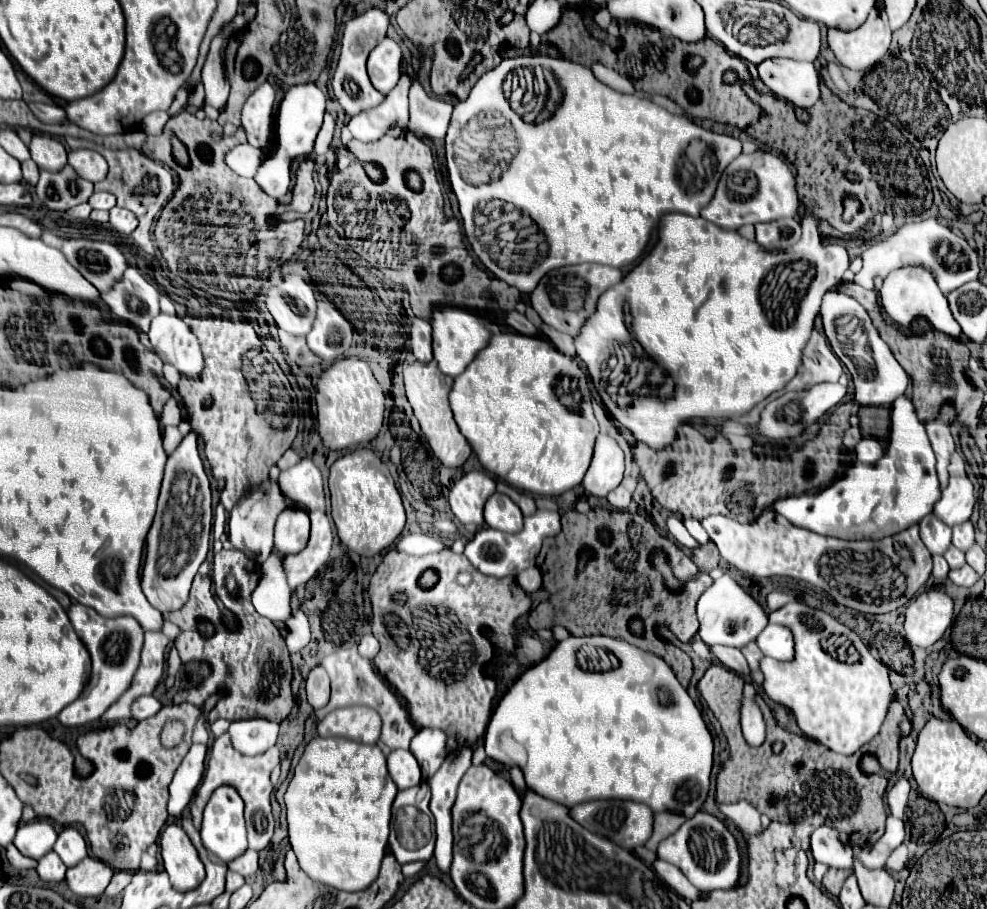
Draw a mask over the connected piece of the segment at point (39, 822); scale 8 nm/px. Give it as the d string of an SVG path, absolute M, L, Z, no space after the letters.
M34 819L26 825L22 825L14 837L14 845L24 855L30 855L32 859L40 859L46 855L56 841L56 831L46 819Z

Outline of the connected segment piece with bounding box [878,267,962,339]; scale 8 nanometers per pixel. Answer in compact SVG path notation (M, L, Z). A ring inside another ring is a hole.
M902 267L892 271L886 279L880 293L880 303L884 307L884 311L900 325L910 325L912 319L916 319L918 315L926 318L934 329L941 331L944 335L952 337L952 339L960 339L962 331L960 325L956 323L956 319L950 313L946 295L940 291L940 287L936 285L932 273L924 267Z

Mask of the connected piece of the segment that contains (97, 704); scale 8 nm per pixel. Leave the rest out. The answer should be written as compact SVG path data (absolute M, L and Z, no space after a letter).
M72 603L72 607L68 609L68 617L70 617L74 631L78 633L78 637L82 639L82 643L86 645L86 649L90 653L92 673L90 673L88 685L84 687L80 697L60 711L58 721L66 727L80 727L80 725L98 721L102 717L102 713L128 691L132 677L140 663L144 631L142 631L140 623L130 615L108 619L108 617L102 617L100 613L96 613L92 607L86 607L80 603Z

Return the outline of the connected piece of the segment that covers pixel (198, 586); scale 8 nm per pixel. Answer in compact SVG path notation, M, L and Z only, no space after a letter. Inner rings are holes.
M222 549L214 555L214 587L210 575L196 575L190 599L186 605L174 613L164 613L164 619L176 623L182 631L176 637L174 645L180 653L182 661L206 661L212 667L212 673L208 679L204 679L196 689L188 689L178 693L178 701L190 701L198 707L204 705L204 701L214 693L224 693L216 707L208 713L208 721L214 723L216 719L248 719L248 717L266 717L270 721L282 721L290 713L294 705L294 697L290 691L292 681L292 665L290 665L290 653L286 649L286 643L280 635L280 631L274 627L274 623L262 615L256 613L256 609L250 603L250 595L256 589L260 581L258 565L246 559L242 551ZM232 573L238 583L236 595L230 595L224 585L224 577ZM222 609L228 609L234 615L234 627L230 629L224 621ZM198 621L210 621L216 629L212 637L202 637L196 631Z

